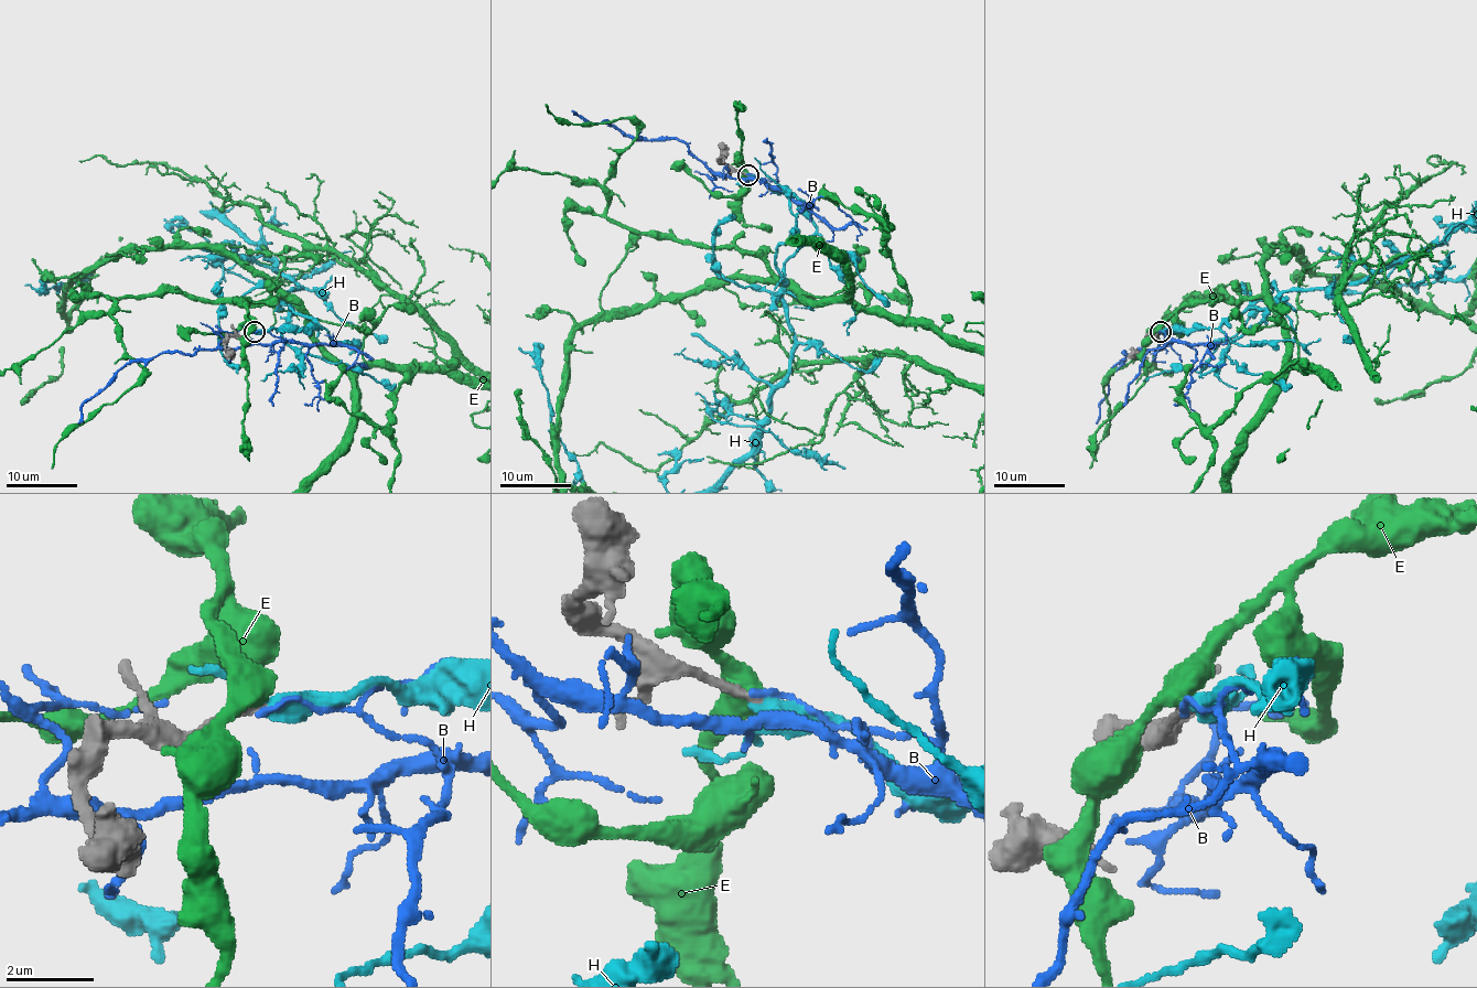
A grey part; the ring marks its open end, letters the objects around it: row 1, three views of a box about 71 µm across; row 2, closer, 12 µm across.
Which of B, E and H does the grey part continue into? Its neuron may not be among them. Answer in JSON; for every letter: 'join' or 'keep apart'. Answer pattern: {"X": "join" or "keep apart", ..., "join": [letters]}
{"B": "keep apart", "E": "keep apart", "H": "join", "join": ["H"]}

